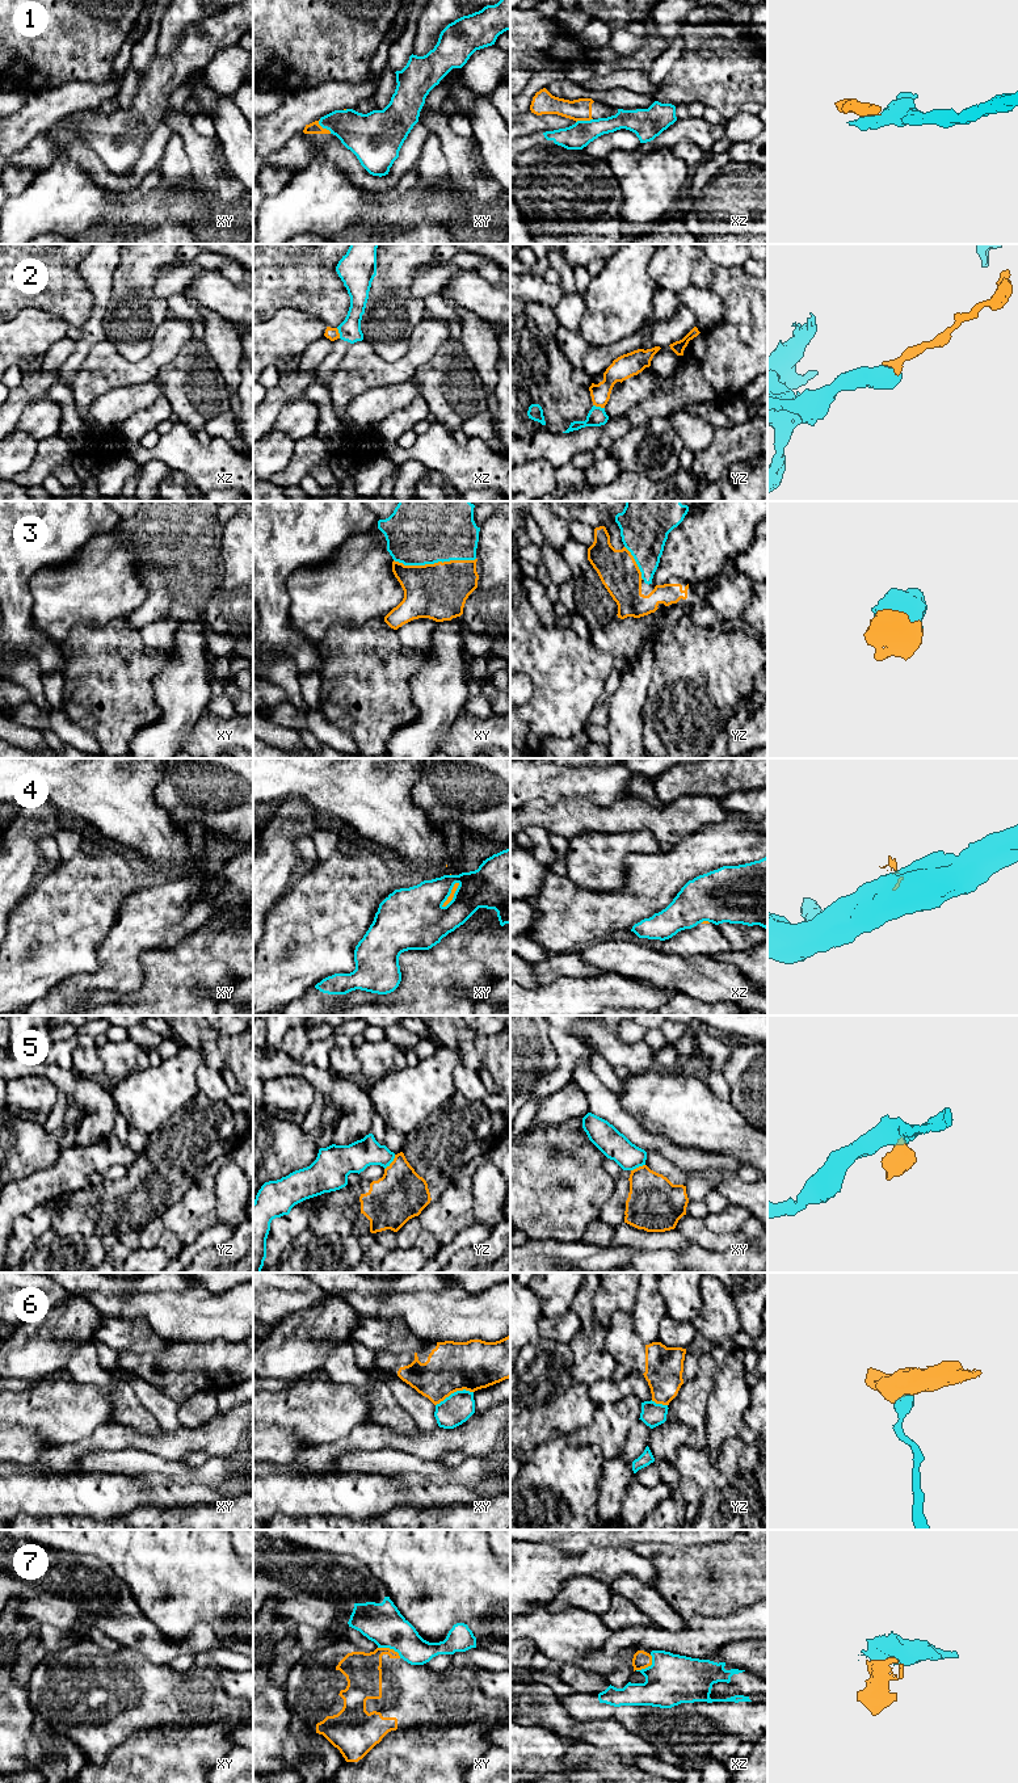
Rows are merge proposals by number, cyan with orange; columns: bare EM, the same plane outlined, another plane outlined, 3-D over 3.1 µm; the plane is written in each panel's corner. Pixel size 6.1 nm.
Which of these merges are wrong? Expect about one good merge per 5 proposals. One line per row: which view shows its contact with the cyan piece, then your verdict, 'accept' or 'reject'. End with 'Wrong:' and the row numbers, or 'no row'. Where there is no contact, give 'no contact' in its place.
1: contact in xy; reject
2: contact in yz; reject
3: contact in xy; accept
4: contact in xy; reject
5: contact in yz; reject
6: contact in xy; reject
7: contact in xy; reject
Wrong: 1, 2, 4, 5, 6, 7

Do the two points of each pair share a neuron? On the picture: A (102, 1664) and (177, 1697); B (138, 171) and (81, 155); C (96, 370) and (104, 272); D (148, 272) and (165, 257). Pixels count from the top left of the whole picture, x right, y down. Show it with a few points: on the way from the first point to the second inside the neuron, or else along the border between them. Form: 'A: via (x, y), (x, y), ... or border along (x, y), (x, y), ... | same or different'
A: via (121, 1682), (133, 1694), (159, 1697) | same
B: via (125, 181), (109, 181), (96, 168) | same
C: border along (105, 339), (92, 347), (79, 366) | different
D: via (151, 268), (162, 257) | same

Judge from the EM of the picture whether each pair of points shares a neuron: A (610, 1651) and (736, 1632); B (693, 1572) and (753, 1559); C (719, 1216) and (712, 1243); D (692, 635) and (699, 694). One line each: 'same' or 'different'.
A: same
B: same
C: different
D: same

